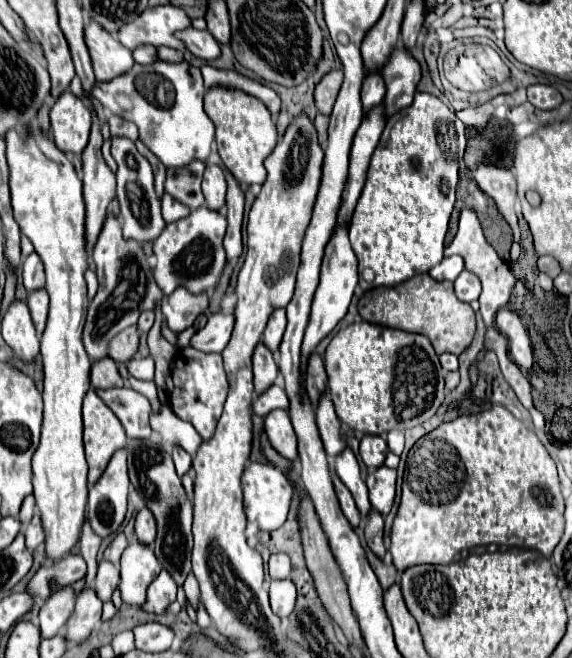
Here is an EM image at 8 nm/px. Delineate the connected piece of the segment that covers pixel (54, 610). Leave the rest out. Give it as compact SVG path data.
M71 584L53 592L39 610L41 636L51 638L59 634L65 628L67 618L73 612L73 606L75 606L75 590L71 590Z

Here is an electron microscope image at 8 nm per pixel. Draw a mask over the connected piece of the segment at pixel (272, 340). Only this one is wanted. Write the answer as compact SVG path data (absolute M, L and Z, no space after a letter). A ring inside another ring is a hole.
M275 310L275 314L271 314L271 320L269 320L269 324L265 328L265 334L263 334L263 342L271 352L279 350L279 342L283 338L285 326L287 326L285 310Z

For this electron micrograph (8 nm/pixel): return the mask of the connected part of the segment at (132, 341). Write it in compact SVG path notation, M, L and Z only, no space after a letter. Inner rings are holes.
M135 326L119 332L113 340L111 340L111 354L109 358L113 358L115 362L127 362L137 354L139 348L139 330Z

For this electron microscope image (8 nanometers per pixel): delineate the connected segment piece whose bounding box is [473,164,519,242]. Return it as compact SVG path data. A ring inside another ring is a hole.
M481 164L473 172L473 178L479 184L479 188L495 200L499 212L503 214L503 218L511 226L515 242L517 242L517 236L519 236L519 224L517 224L517 214L515 214L515 188L517 188L517 182L515 182L513 174L507 168Z

